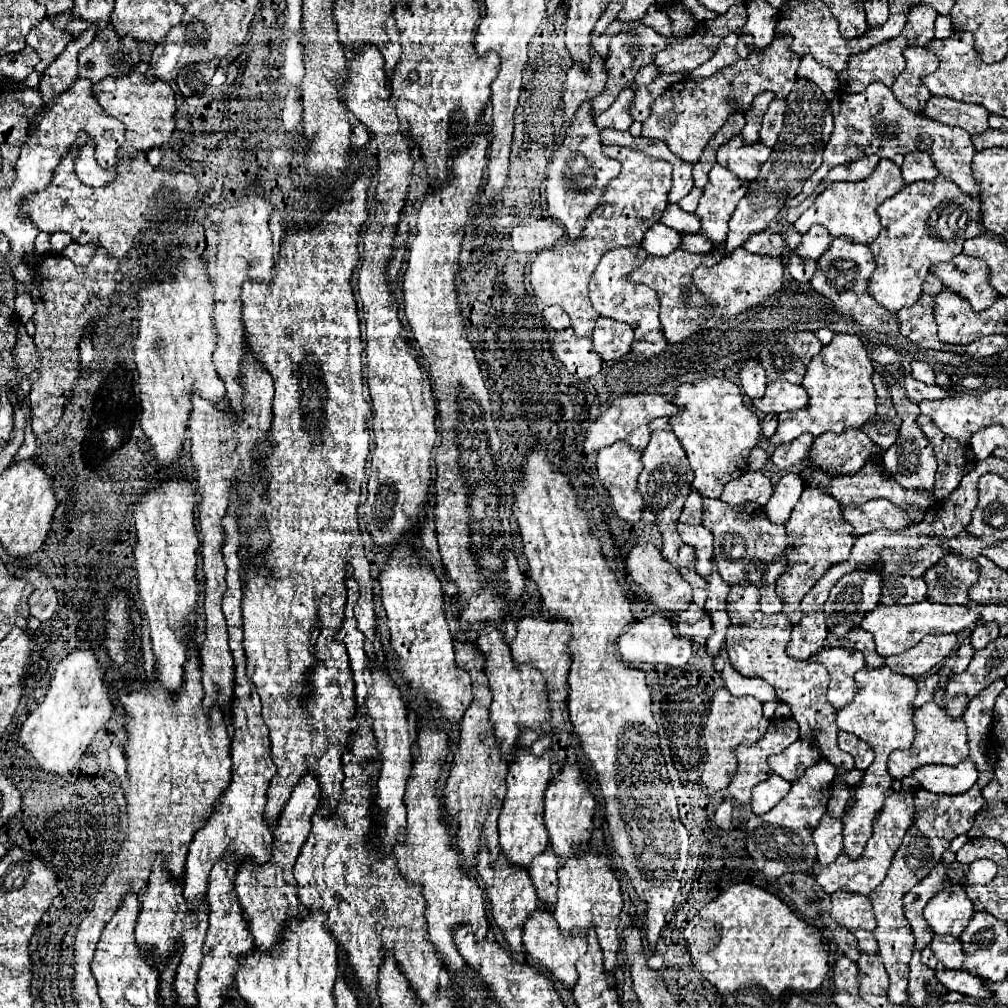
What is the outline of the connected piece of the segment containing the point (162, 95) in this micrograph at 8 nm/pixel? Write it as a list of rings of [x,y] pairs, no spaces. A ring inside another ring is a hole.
[[[141,63],[137,69],[131,71],[131,75],[115,79],[115,77],[105,77],[103,81],[93,85],[95,97],[103,111],[115,119],[119,119],[125,125],[125,143],[117,151],[117,157],[133,157],[133,153],[147,153],[153,147],[161,147],[167,143],[173,135],[175,123],[173,123],[173,113],[175,113],[175,95],[169,83],[165,81],[155,81],[147,83],[145,79],[145,63]]]

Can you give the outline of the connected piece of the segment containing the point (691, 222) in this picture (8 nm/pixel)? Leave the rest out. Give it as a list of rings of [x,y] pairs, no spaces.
[[[673,203],[665,209],[663,219],[669,227],[673,227],[679,233],[695,233],[695,229],[699,229],[699,219],[691,213],[685,213],[679,205],[673,205]]]

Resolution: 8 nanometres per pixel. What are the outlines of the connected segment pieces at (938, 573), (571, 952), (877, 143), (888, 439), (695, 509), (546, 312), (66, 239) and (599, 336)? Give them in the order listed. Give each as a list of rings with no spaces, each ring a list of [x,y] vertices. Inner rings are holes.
[[[945,555],[937,565],[933,565],[925,573],[927,583],[927,595],[933,595],[933,601],[937,603],[969,603],[969,583],[959,579],[959,567],[977,567],[975,561],[961,559],[957,555]]]
[[[537,909],[525,923],[523,945],[525,945],[527,953],[533,957],[533,961],[537,965],[541,965],[545,971],[549,971],[553,979],[563,983],[565,989],[573,989],[575,987],[575,981],[579,979],[575,963],[587,949],[587,939],[583,935],[581,937],[571,937],[571,939],[561,937],[561,933],[557,929],[557,923],[553,919],[553,913],[547,911],[547,909]]]
[[[871,83],[863,93],[837,95],[831,101],[831,111],[833,111],[833,119],[835,119],[835,129],[831,133],[829,143],[825,145],[823,163],[811,175],[811,179],[805,181],[803,191],[799,195],[795,195],[791,201],[787,201],[787,207],[795,207],[805,197],[809,197],[815,191],[815,187],[821,183],[821,179],[827,175],[827,171],[833,169],[835,165],[853,163],[853,161],[857,161],[861,157],[869,157],[869,155],[877,155],[881,159],[893,159],[897,153],[907,155],[913,151],[927,151],[931,161],[935,163],[935,167],[939,169],[939,173],[943,177],[947,177],[949,181],[955,181],[963,189],[963,193],[981,201],[979,183],[975,181],[975,177],[971,173],[971,161],[975,155],[975,147],[973,147],[971,135],[967,135],[967,131],[963,131],[959,127],[941,125],[937,121],[931,121],[923,113],[915,113],[915,111],[907,109],[905,105],[901,105],[895,99],[893,91],[889,87],[885,87],[883,83]]]
[[[879,373],[873,375],[873,383],[875,383],[875,391],[877,391],[877,415],[875,415],[875,422],[867,419],[867,423],[861,429],[885,451],[897,439],[901,419],[897,417],[897,413],[893,409],[891,391],[889,391],[889,387],[885,385],[885,381],[881,379]]]
[[[693,489],[685,501],[679,521],[689,523],[689,525],[699,525],[701,523],[701,509],[703,509],[703,495],[699,495],[697,489]]]
[[[558,305],[548,306],[542,312],[543,319],[549,323],[549,327],[555,331],[561,331],[565,327],[570,326],[570,319],[565,313],[565,309],[562,309]]]
[[[55,233],[55,235],[51,235],[51,249],[61,253],[71,241],[73,241],[71,235],[67,235],[67,233]]]
[[[599,317],[593,329],[593,345],[605,361],[619,359],[631,351],[633,329],[629,325],[623,325],[621,321]]]

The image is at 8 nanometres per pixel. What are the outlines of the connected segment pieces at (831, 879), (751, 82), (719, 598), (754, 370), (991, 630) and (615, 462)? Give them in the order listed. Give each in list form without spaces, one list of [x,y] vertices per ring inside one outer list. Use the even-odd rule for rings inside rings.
[[[903,789],[891,791],[885,797],[883,809],[877,813],[877,817],[873,821],[873,835],[869,837],[863,855],[857,859],[851,859],[845,853],[839,853],[839,857],[831,865],[817,865],[817,869],[813,867],[813,871],[809,875],[829,895],[839,891],[839,889],[847,889],[847,891],[859,893],[859,895],[869,895],[885,879],[889,865],[891,865],[891,859],[903,841],[903,835],[909,829],[909,825],[913,823],[913,813],[915,813],[913,795],[909,791],[903,791]]]
[[[777,35],[765,49],[751,49],[747,59],[717,71],[711,77],[699,81],[681,81],[669,87],[651,103],[651,113],[643,121],[643,137],[659,139],[681,159],[697,163],[707,141],[725,125],[727,117],[735,111],[747,111],[751,101],[763,93],[773,91],[779,99],[785,99],[795,83],[795,73],[801,57],[791,51],[791,37]]]
[[[713,571],[713,575],[709,577],[707,583],[709,583],[709,587],[707,587],[705,609],[709,613],[713,613],[713,611],[725,611],[725,601],[727,601],[727,593],[729,593],[727,583],[721,579],[721,575],[717,571]]]
[[[747,361],[739,375],[741,375],[741,387],[751,401],[765,397],[767,379],[765,379],[765,369],[761,367],[759,361]]]
[[[995,623],[977,625],[977,627],[973,629],[971,637],[969,637],[969,639],[971,639],[971,647],[973,647],[975,651],[979,651],[979,649],[987,647],[987,643],[991,643],[997,635],[999,635],[999,627],[997,627]]]
[[[617,443],[597,453],[597,475],[599,475],[601,485],[607,489],[611,497],[611,509],[617,513],[619,519],[629,521],[629,523],[637,523],[643,513],[643,497],[637,489],[637,477],[641,469],[643,469],[641,453],[631,449],[627,443]]]

